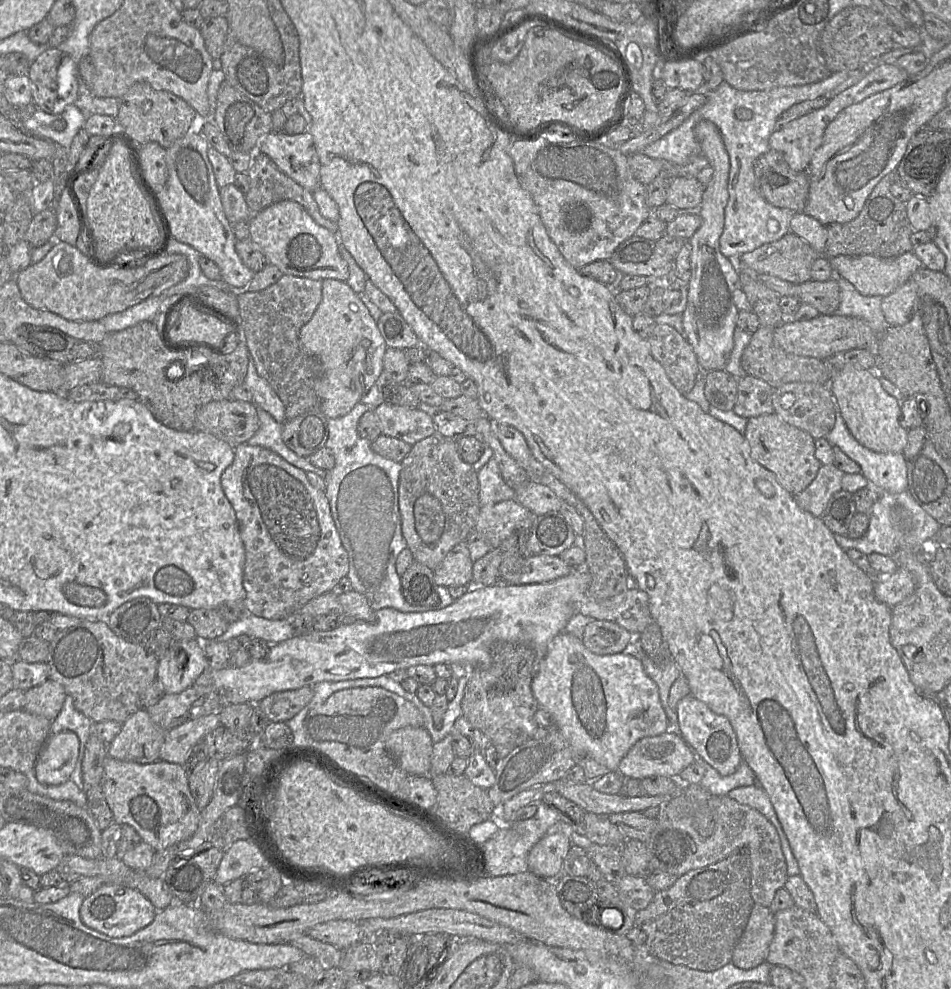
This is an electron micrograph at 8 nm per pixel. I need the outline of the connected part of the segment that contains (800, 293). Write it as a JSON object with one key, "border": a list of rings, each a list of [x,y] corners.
{"border":[[[836,278],[795,284],[792,296],[797,297],[801,303],[813,306],[822,315],[833,314],[840,304],[840,288]]]}

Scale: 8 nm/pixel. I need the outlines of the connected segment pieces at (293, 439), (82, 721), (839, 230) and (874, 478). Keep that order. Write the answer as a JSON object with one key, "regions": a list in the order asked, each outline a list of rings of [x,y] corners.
{"regions":[[[[319,410],[309,411],[282,424],[282,440],[296,455],[309,458],[326,447],[328,421]]],[[[66,695],[61,711],[51,724],[52,734],[62,731],[73,731],[79,738],[79,755],[75,769],[70,776],[70,780],[72,780],[81,789],[84,789],[82,764],[86,742],[90,736],[92,723],[93,721],[89,717],[85,716],[75,708],[71,695]]],[[[896,172],[884,176],[868,196],[858,216],[847,223],[831,223],[827,228],[827,241],[824,256],[833,258],[838,255],[872,255],[879,258],[894,258],[913,250],[910,241],[915,231],[909,222],[907,207],[895,198],[890,187],[896,179]]],[[[833,396],[835,424],[825,438],[838,446],[861,468],[862,474],[873,488],[891,494],[907,491],[907,466],[902,453],[877,453],[861,445],[850,433],[836,399]]]]}

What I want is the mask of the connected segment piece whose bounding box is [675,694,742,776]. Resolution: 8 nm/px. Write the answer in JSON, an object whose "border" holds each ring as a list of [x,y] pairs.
{"border":[[[692,694],[680,699],[675,711],[678,721],[677,732],[693,753],[699,755],[720,775],[727,776],[732,774],[742,761],[742,756],[735,731],[729,720],[723,715],[714,713],[705,703]]]}

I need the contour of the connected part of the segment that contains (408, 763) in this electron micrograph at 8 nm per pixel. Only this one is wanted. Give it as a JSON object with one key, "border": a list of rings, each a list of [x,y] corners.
{"border":[[[424,727],[393,731],[385,741],[385,749],[408,775],[429,775],[433,742]]]}

